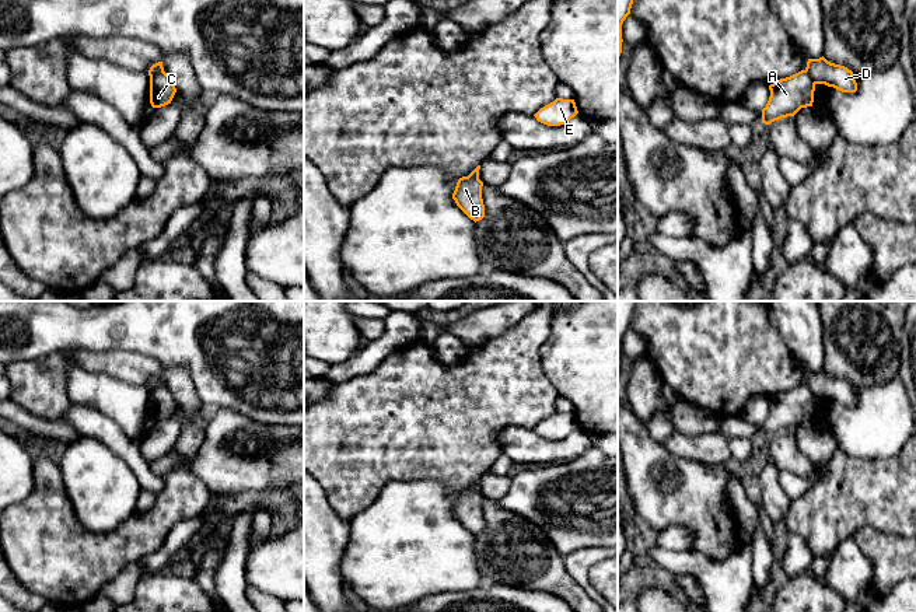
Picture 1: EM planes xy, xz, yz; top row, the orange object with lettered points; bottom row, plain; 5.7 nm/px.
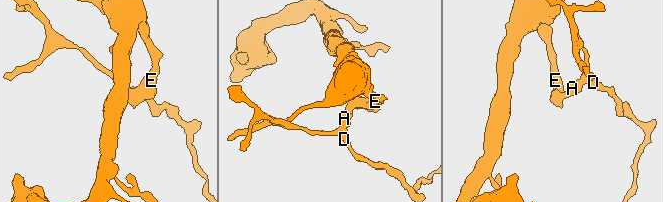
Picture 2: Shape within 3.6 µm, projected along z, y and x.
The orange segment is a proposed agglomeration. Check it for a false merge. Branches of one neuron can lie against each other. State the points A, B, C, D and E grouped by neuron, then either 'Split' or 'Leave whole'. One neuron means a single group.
Groups: A C E / B D. Split

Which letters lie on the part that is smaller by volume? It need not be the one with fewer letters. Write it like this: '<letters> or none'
B, D

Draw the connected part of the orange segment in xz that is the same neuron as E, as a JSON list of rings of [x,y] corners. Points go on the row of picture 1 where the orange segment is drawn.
[[[556,98],[541,108],[534,116],[548,126],[560,126],[578,113],[574,99]]]

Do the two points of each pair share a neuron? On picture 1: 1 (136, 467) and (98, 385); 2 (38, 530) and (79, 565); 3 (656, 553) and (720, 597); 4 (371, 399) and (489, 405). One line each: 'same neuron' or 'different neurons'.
1: different neurons
2: same neuron
3: same neuron
4: same neuron

